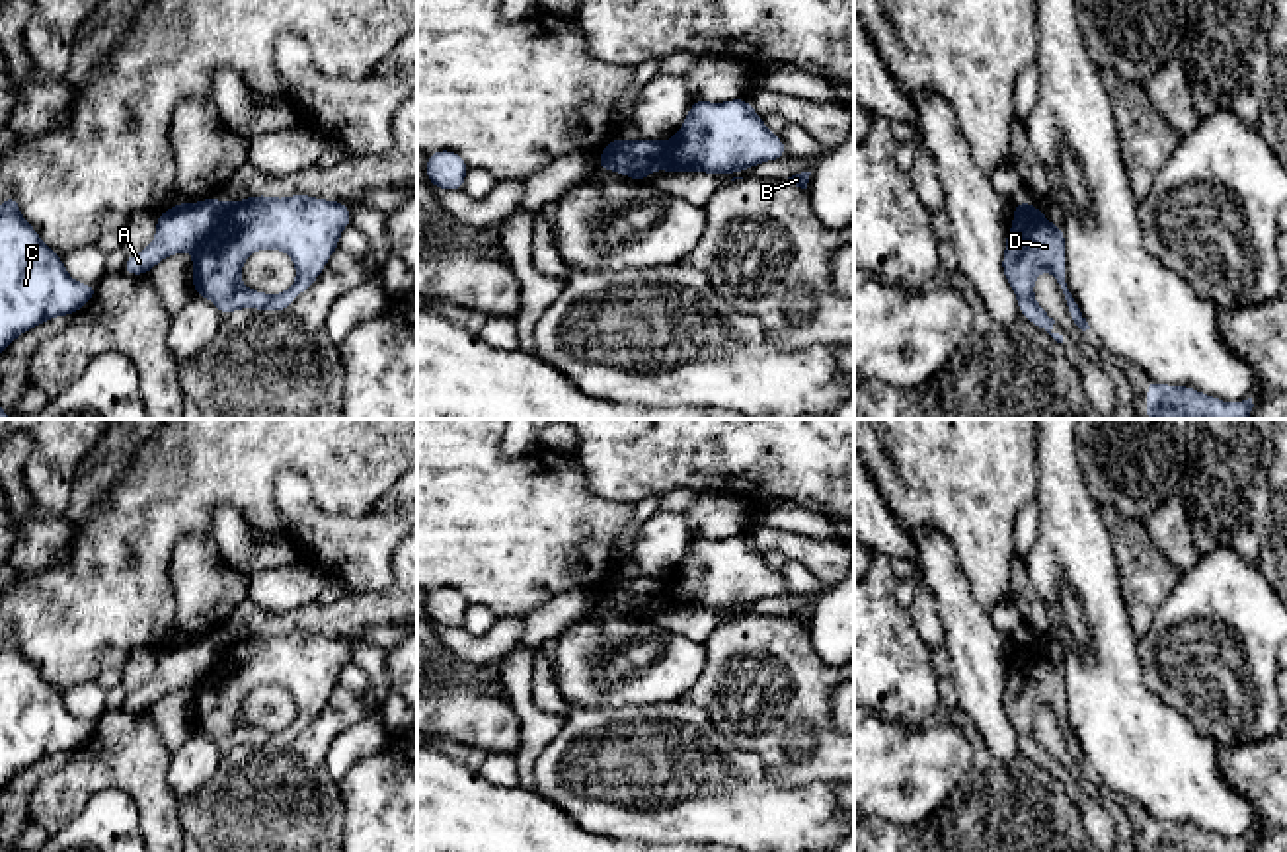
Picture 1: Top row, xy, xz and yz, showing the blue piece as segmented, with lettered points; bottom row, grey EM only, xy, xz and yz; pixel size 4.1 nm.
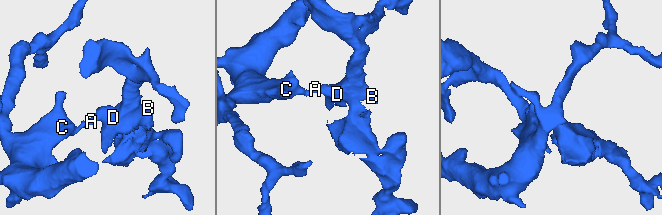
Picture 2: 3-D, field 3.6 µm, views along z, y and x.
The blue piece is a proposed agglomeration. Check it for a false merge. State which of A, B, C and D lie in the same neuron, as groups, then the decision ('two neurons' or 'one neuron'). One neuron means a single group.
A C / B D | two neurons

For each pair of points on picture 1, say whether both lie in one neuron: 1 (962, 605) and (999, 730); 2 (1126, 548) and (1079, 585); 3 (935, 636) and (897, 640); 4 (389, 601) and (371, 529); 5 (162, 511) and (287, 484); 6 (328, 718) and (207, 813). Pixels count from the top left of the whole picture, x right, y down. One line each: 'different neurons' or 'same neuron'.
1: same neuron
2: different neurons
3: different neurons
4: different neurons
5: different neurons
6: same neuron

